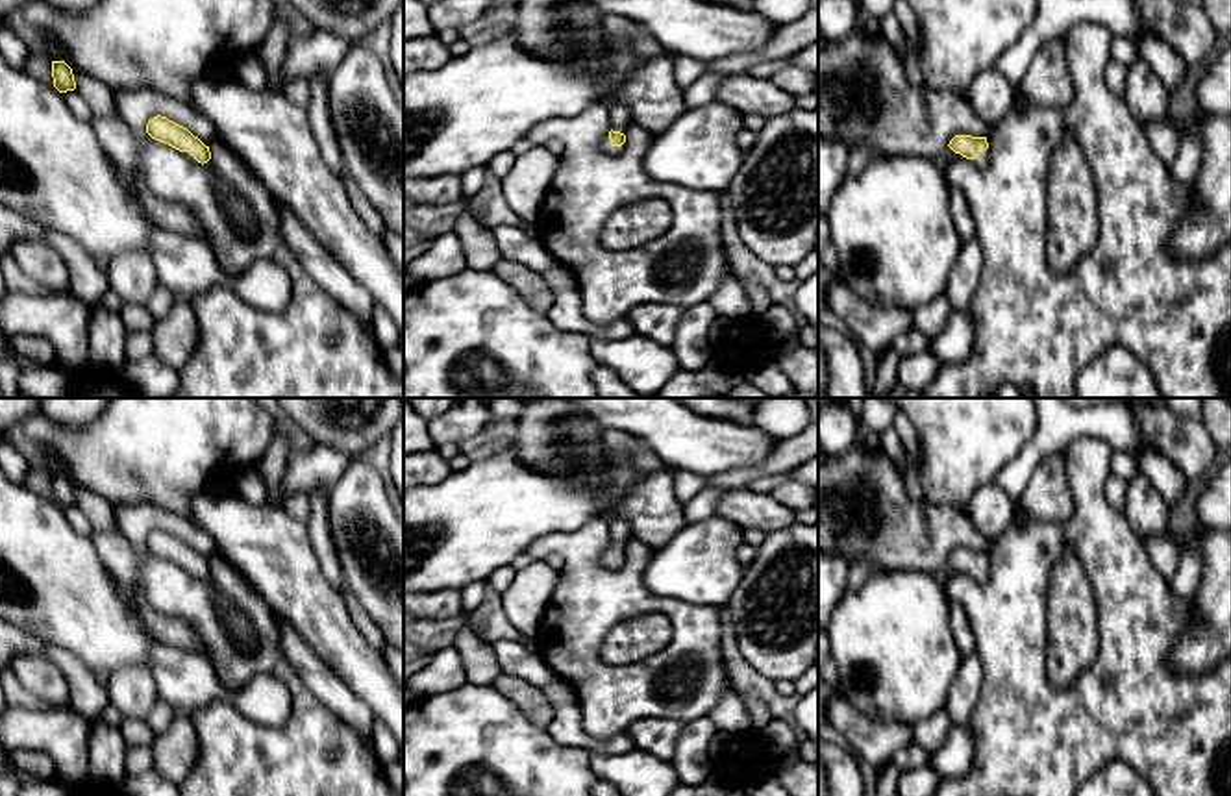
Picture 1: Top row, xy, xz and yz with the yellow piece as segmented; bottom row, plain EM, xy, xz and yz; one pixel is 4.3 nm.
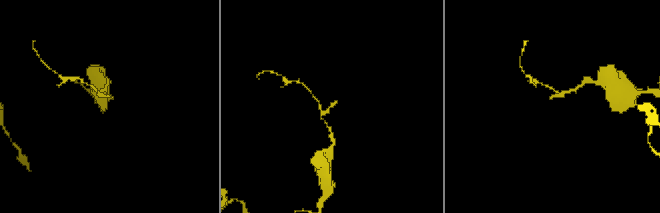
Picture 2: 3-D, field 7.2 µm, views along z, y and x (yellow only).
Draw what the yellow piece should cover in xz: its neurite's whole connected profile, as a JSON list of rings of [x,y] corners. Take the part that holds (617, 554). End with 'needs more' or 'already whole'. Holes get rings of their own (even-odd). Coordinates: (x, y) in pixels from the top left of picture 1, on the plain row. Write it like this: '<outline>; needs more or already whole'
[[[624,518],[609,520],[611,546],[600,555],[600,563],[607,568],[618,568],[618,563],[626,557],[626,546],[633,539],[629,522]]]; needs more

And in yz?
[[[955,550],[944,570],[939,574],[942,585],[953,574],[966,572],[977,581],[985,581],[989,578],[989,557],[987,552],[972,552],[972,550]]]; needs more

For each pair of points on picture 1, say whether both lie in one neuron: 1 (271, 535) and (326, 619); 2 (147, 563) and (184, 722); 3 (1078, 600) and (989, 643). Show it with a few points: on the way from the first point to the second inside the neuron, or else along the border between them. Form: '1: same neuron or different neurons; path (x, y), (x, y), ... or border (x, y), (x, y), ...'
1: same neuron; path (274, 556), (291, 584), (306, 598)
2: different neurons; border (189, 717), (197, 741), (195, 759)
3: different neurons; border (1052, 572), (1046, 596), (1044, 658)

